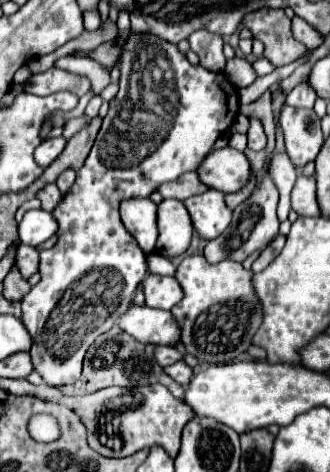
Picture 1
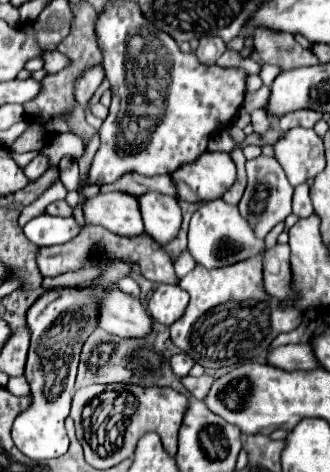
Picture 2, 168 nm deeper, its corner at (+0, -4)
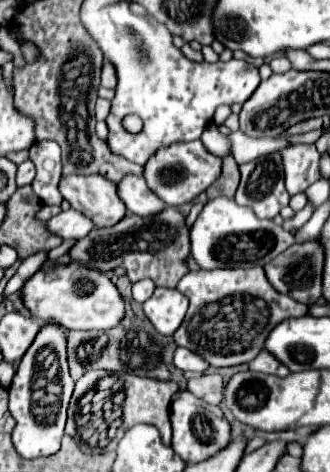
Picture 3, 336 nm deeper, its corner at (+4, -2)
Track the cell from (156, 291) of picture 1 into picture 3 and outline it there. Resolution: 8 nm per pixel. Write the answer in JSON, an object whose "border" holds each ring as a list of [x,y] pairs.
{"border":[[[156,288],[154,294],[144,302],[146,318],[164,336],[172,336],[176,332],[176,328],[184,320],[186,310],[188,298],[178,290],[170,288]]]}

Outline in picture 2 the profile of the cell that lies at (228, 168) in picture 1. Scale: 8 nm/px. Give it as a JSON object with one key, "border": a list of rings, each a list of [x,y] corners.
{"border":[[[204,152],[196,162],[172,174],[178,188],[178,200],[206,202],[222,198],[236,180],[236,166],[228,152]]]}

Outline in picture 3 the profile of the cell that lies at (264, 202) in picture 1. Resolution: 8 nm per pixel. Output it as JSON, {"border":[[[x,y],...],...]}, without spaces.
{"border":[[[280,152],[256,158],[240,166],[240,186],[236,190],[236,202],[250,206],[258,218],[274,218],[280,208],[288,206],[288,192],[284,188],[284,166]]]}

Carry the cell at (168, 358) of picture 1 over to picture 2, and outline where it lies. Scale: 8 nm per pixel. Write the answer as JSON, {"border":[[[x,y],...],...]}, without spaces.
{"border":[[[180,352],[180,354],[172,356],[170,364],[172,364],[172,372],[176,372],[176,376],[180,376],[180,378],[182,378],[182,376],[186,376],[186,374],[190,372],[190,368],[192,368],[194,360],[192,360],[190,356],[186,356],[184,352]]]}

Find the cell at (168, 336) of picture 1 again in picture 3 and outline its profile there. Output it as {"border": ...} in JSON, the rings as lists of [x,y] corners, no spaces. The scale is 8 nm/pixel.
{"border":[[[80,262],[56,264],[32,274],[18,290],[24,308],[42,322],[56,322],[66,330],[108,330],[124,316],[124,302],[108,274]]]}

